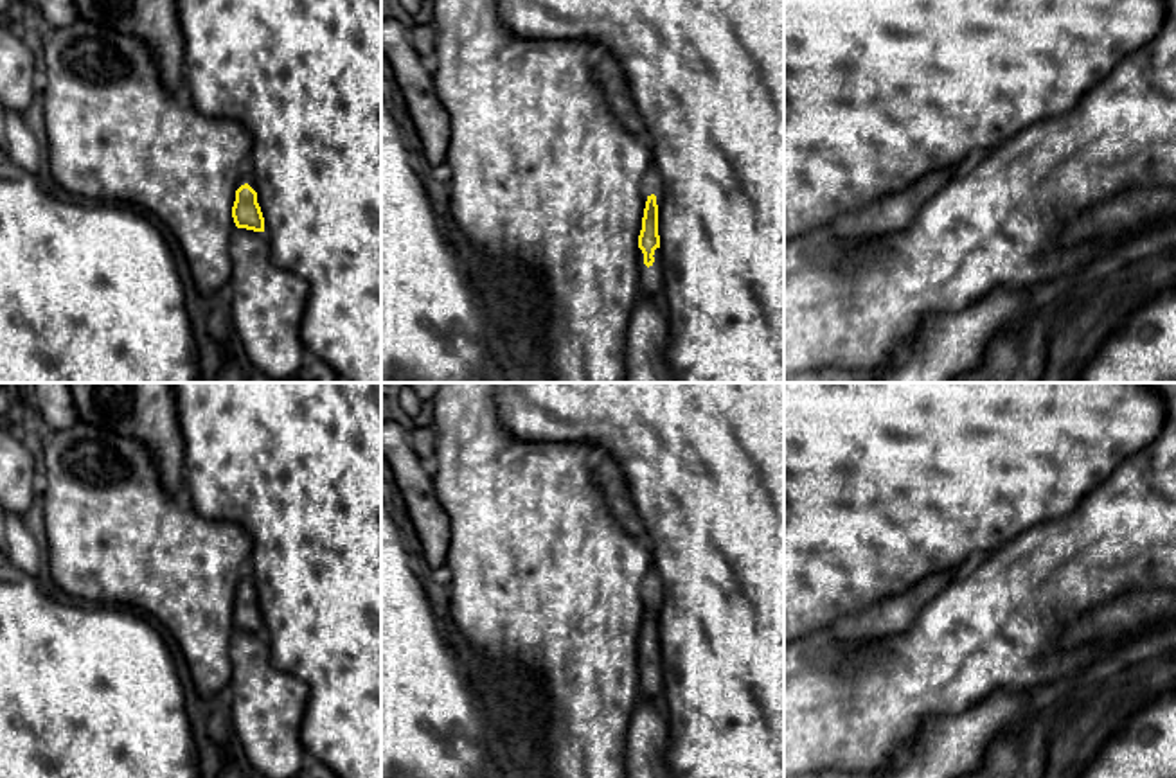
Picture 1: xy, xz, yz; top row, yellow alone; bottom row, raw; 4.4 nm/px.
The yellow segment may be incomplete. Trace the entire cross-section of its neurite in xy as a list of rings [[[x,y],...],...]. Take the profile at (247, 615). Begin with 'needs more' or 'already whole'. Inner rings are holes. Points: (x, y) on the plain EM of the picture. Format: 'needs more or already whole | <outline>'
needs more | [[[248,570],[237,582],[232,620],[237,631],[264,634],[264,620],[257,606],[255,582]]]

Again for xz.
needs more | [[[647,598],[642,632],[638,638],[638,654],[642,667],[649,672],[656,672],[660,659],[660,638],[658,638],[658,607],[656,598]]]

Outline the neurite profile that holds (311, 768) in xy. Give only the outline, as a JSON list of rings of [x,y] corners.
[[[306,755],[302,767],[293,778],[336,778],[336,774],[315,756]]]

